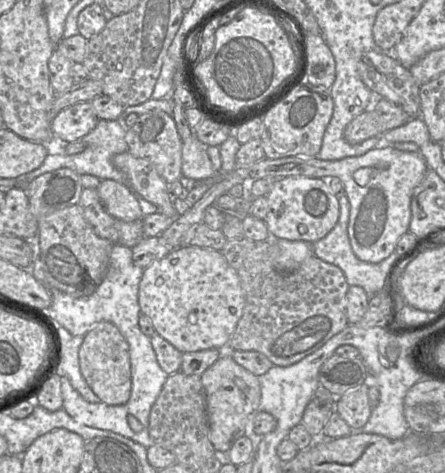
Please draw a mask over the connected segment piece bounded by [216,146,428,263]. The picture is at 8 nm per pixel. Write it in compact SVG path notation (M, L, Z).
M377 146L361 156L340 160L322 160L311 156L289 156L277 159L264 158L244 168L231 172L216 172L222 179L273 178L289 176L339 178L350 203L348 236L354 254L368 263L379 263L395 250L398 240L409 232L411 199L414 189L422 182L428 166L419 152L400 151L392 146Z

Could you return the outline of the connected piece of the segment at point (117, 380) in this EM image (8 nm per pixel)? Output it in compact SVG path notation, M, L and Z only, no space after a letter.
M100 321L84 336L79 349L80 372L89 387L107 405L125 404L131 393L129 346L119 329L111 322Z

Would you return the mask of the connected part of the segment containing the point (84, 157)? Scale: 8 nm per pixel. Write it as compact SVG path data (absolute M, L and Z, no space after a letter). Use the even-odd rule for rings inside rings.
M98 120L95 128L90 133L79 139L79 141L82 141L85 145L85 149L81 153L65 155L60 150L52 148L40 167L16 179L17 186L24 186L41 174L52 172L60 168L69 168L78 175L93 175L100 180L112 179L126 185L131 189L136 197L144 216L156 213L157 207L136 193L129 185L126 174L117 169L112 163L112 157L114 155L128 151L128 146L125 139L127 129L129 128L125 128L119 120Z

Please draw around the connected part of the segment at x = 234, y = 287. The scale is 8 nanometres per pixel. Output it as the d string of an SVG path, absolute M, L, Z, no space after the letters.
M187 245L170 251L144 269L138 303L155 332L181 353L225 349L246 304L240 278L223 254L212 248Z

